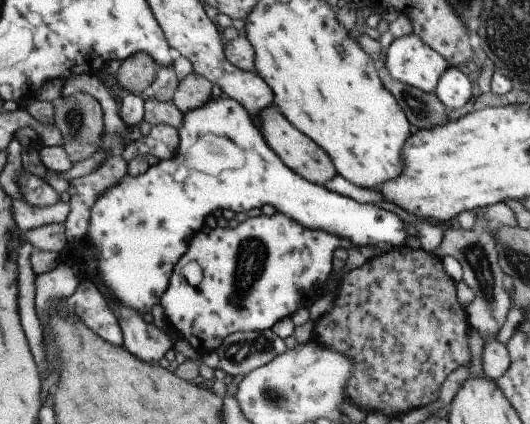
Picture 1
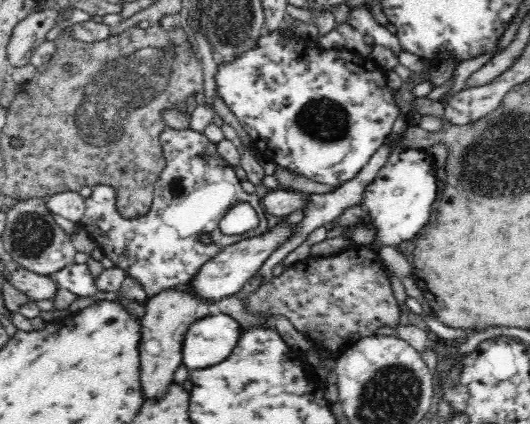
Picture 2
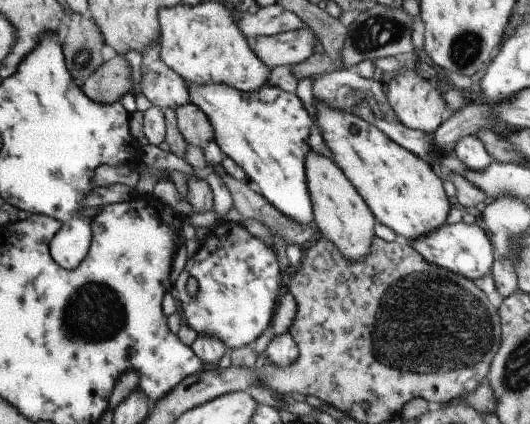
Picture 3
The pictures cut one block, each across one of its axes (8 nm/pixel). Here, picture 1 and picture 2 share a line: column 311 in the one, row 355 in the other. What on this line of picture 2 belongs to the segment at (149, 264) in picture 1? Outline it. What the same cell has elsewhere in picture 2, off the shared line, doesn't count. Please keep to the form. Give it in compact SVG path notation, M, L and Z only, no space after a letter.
M226 313L196 320L188 328L183 340L183 365L191 371L227 360L236 348L241 328Z

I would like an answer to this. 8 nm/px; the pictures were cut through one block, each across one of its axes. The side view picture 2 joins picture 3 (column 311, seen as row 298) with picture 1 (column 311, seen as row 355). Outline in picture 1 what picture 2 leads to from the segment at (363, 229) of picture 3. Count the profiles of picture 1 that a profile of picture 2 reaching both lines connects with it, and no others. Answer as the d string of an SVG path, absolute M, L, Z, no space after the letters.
M272 105L268 109L262 109L258 112L262 126L262 135L267 146L292 170L301 178L325 186L328 180L337 176L336 170L332 164L332 160L328 158L328 154L318 145L316 145L308 136L296 130L294 126Z

